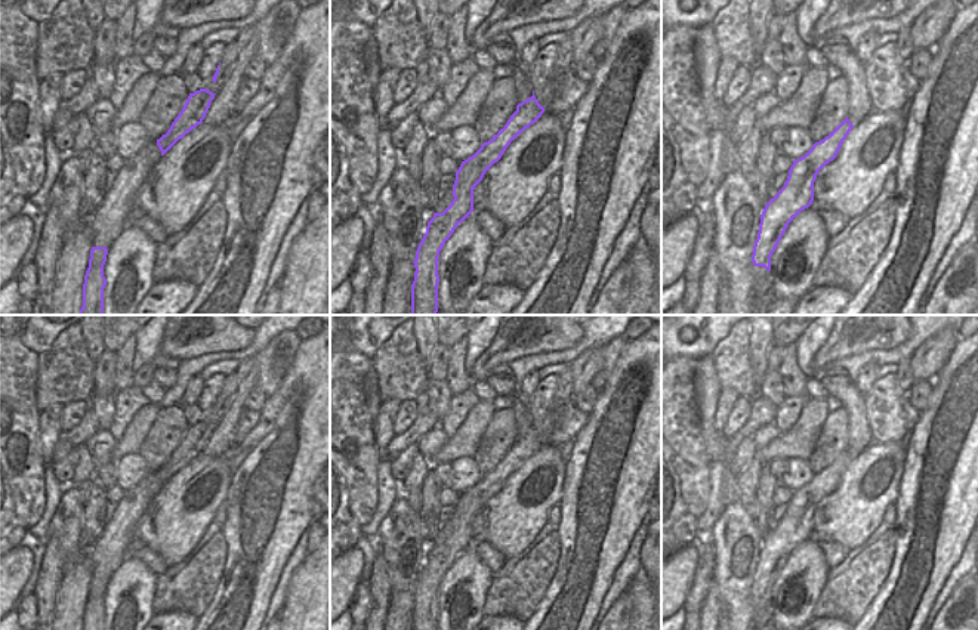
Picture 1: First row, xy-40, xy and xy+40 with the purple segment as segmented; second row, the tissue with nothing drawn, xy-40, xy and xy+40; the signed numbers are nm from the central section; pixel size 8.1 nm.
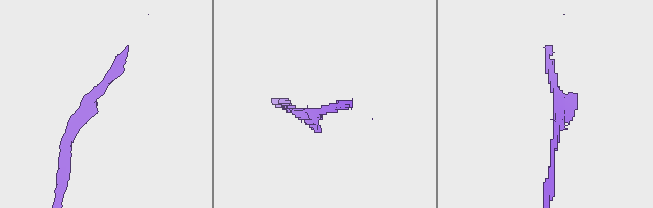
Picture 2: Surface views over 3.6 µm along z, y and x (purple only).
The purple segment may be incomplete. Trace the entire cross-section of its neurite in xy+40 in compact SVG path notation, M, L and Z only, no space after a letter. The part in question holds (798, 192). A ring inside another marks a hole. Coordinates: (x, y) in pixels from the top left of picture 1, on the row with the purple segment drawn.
M846 117L829 136L815 142L803 157L793 161L784 186L766 203L761 214L752 254L755 266L771 271L771 256L789 223L814 201L814 182L818 172L836 158L852 129Z

